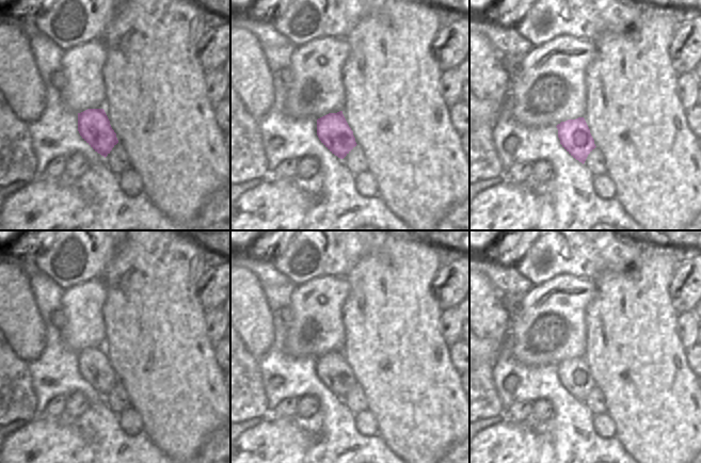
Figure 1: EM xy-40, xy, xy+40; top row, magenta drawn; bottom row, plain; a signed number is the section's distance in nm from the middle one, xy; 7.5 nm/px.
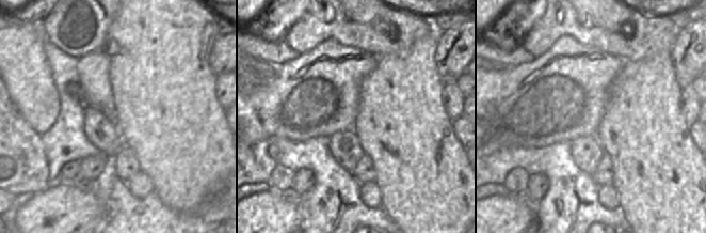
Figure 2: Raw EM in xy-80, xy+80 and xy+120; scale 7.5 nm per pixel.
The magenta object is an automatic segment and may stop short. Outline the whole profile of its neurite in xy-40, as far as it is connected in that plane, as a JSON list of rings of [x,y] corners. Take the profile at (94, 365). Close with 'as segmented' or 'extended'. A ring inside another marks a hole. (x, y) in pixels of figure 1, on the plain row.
[[[87,348],[78,352],[78,370],[82,378],[105,397],[118,382],[103,348]]]; as segmented

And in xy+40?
[[[585,357],[568,358],[556,366],[562,386],[584,403],[588,394],[596,386]]]; as segmented

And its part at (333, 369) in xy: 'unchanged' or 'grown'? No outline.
unchanged

